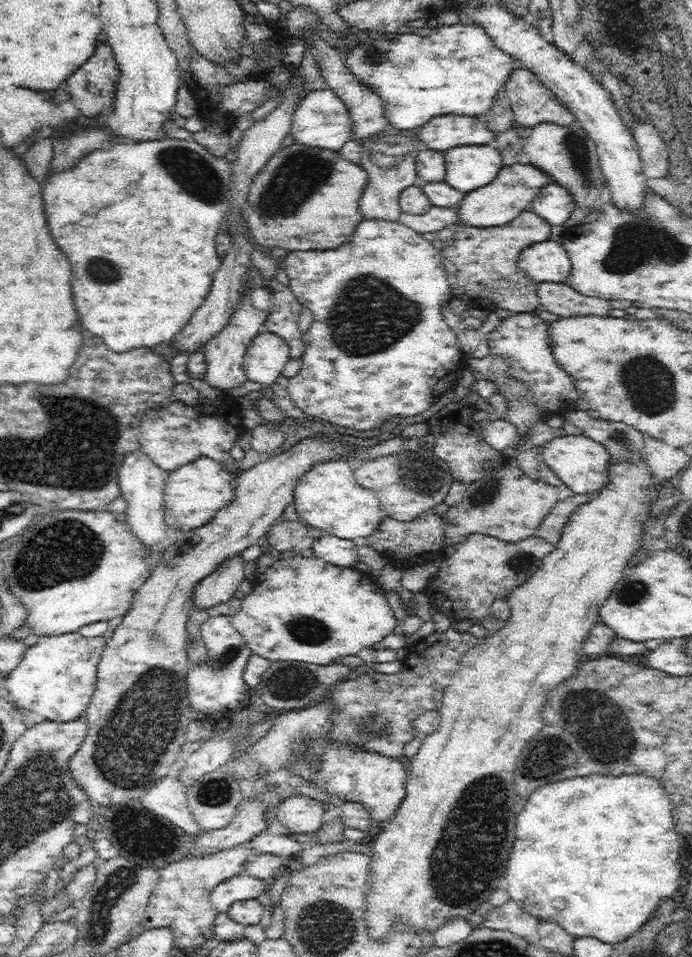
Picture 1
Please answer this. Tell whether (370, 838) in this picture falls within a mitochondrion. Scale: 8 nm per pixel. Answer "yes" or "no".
no

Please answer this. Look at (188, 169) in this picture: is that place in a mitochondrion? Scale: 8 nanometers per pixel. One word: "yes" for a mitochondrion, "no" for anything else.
yes

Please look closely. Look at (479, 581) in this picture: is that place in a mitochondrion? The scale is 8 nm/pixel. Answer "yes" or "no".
no

